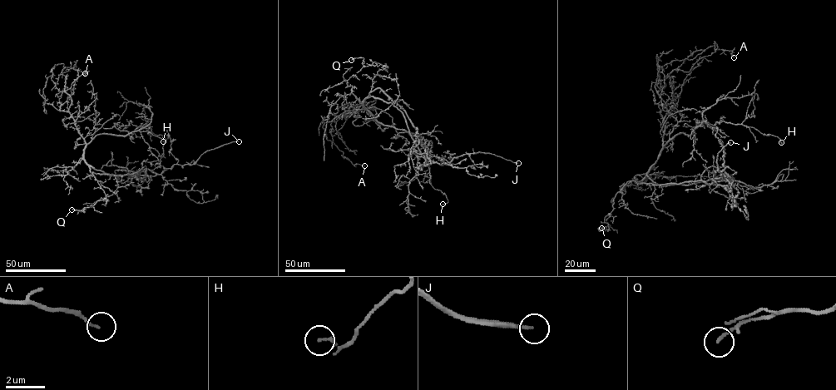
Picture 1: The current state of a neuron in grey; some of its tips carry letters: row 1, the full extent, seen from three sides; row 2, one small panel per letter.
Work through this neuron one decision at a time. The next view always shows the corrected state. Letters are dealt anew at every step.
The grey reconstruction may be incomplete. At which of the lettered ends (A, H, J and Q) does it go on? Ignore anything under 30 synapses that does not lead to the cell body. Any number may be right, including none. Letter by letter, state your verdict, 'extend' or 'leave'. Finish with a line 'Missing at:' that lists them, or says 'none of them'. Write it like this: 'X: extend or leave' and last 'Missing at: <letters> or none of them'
A: leave
H: leave
J: extend
Q: leave
Missing at: J

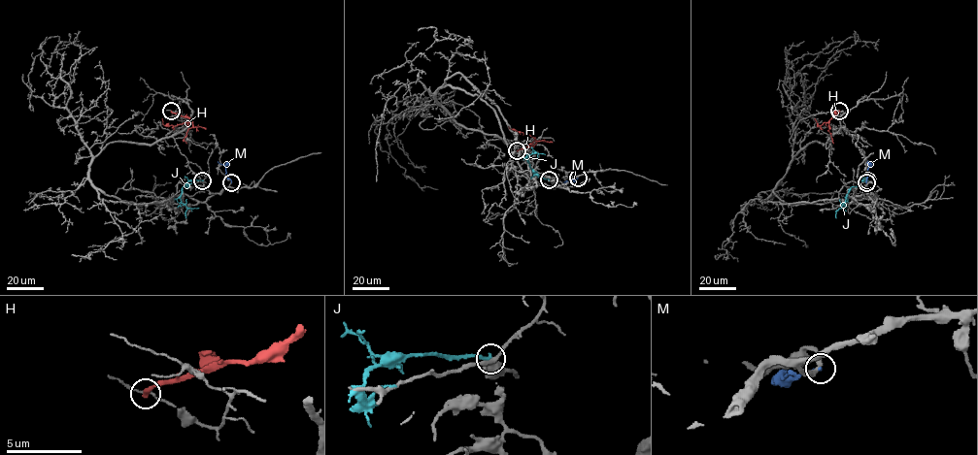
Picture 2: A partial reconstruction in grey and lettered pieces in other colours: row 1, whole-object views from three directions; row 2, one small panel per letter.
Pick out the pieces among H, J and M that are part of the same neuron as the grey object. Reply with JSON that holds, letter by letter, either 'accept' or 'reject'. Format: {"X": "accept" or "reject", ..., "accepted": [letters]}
{"H": "reject", "J": "reject", "M": "reject", "accepted": []}

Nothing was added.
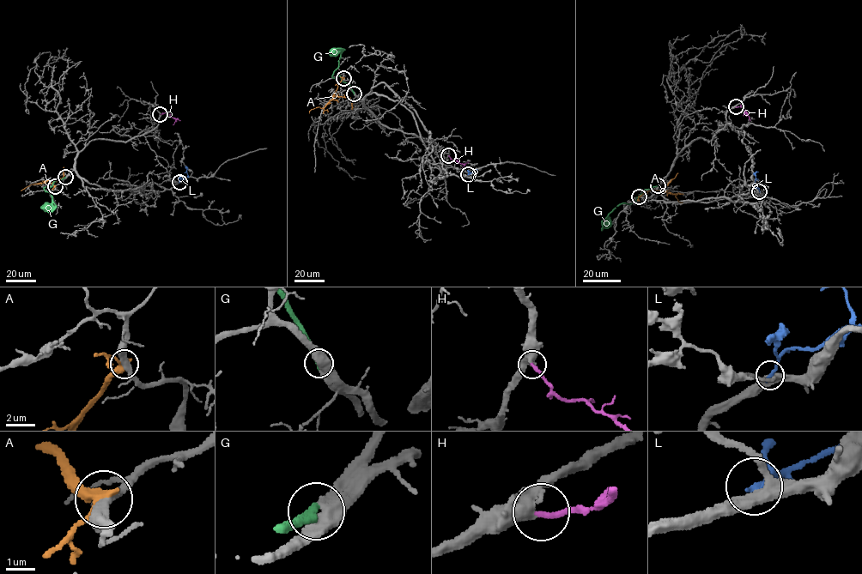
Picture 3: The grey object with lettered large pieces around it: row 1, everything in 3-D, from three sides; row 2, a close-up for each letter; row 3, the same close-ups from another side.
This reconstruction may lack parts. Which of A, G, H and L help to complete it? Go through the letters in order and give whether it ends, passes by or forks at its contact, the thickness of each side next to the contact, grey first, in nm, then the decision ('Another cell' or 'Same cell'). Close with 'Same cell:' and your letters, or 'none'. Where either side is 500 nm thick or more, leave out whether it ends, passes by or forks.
A: It passes by. Thickness 360 nm (grey) against 320 nm. Another cell
G: Thickness 550 nm (grey) against 280 nm. Same cell
H: It ends there. Thickness 440 nm (grey) against 220 nm. Same cell
L: It ends there. Thickness 400 nm (grey) against 240 nm. Another cell
Same cell: G, H

